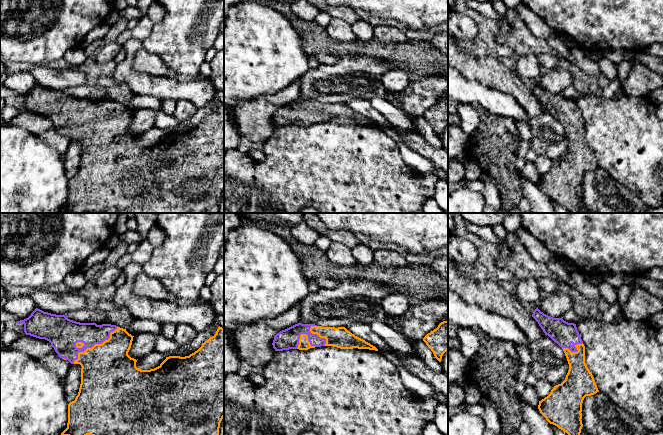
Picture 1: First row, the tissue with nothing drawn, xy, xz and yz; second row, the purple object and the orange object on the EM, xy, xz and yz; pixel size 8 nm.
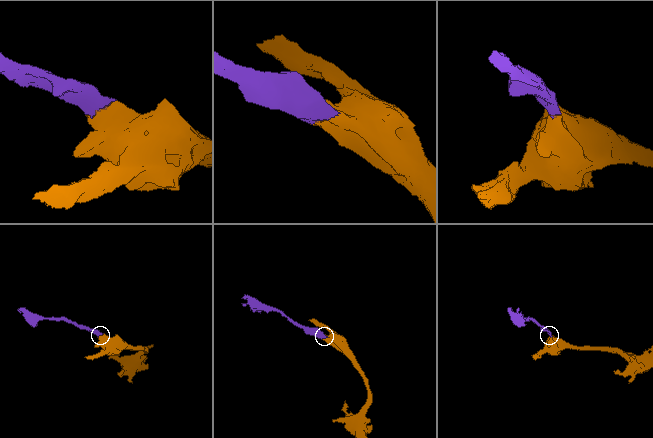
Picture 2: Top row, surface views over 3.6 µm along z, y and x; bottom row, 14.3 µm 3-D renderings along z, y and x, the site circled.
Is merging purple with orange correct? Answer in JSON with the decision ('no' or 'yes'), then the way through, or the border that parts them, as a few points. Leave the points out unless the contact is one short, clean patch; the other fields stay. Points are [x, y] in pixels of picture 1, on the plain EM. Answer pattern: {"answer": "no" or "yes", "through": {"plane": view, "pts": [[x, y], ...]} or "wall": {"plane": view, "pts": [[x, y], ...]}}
{"answer": "yes"}

